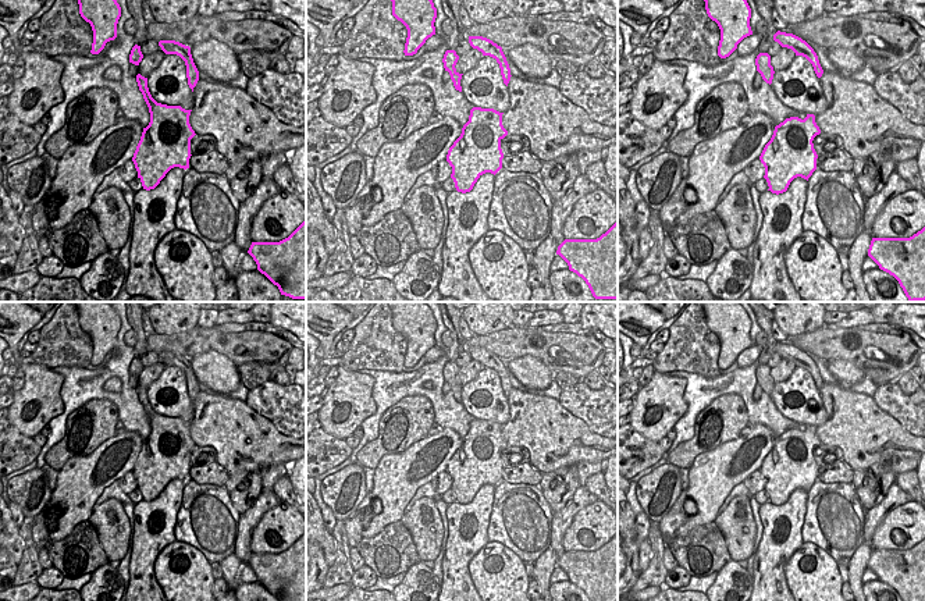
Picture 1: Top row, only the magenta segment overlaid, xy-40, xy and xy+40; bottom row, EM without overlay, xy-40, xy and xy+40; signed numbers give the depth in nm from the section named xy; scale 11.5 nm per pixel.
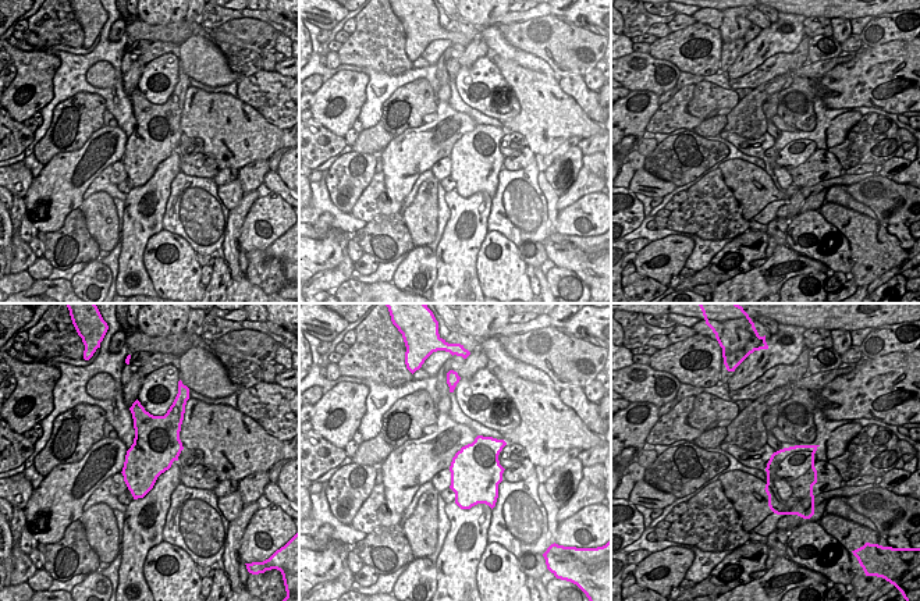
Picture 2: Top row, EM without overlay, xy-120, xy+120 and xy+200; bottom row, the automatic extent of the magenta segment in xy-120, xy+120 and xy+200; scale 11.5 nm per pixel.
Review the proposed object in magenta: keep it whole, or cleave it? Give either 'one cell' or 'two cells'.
one cell

